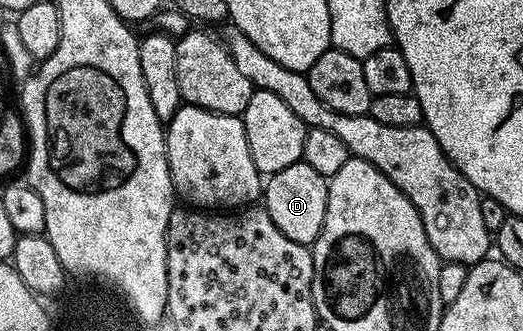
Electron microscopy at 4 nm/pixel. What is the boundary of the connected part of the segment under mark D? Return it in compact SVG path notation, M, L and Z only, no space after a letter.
M298 161L293 163L293 167L285 167L285 171L277 171L266 178L261 201L267 214L285 237L311 247L319 238L319 232L325 219L327 183L328 178L313 171L313 167L309 167L306 161Z

